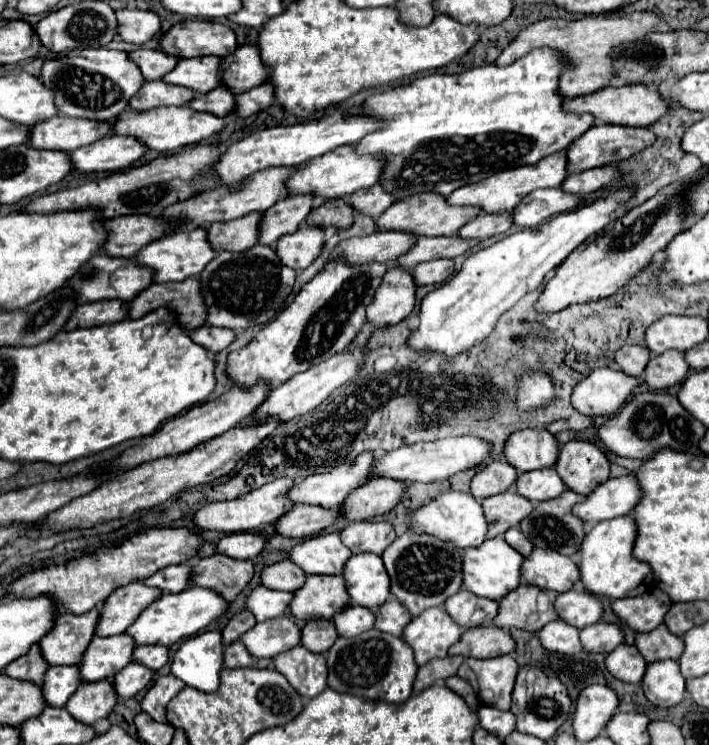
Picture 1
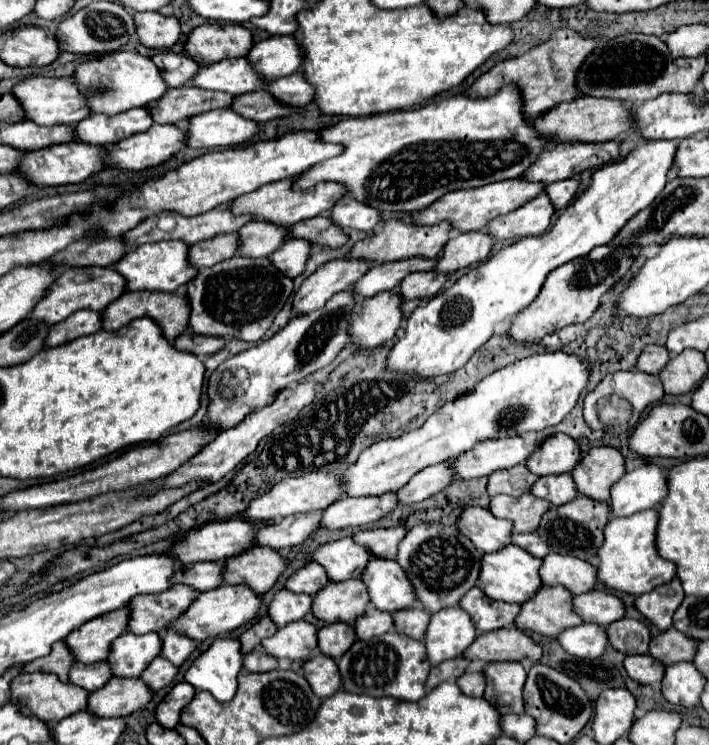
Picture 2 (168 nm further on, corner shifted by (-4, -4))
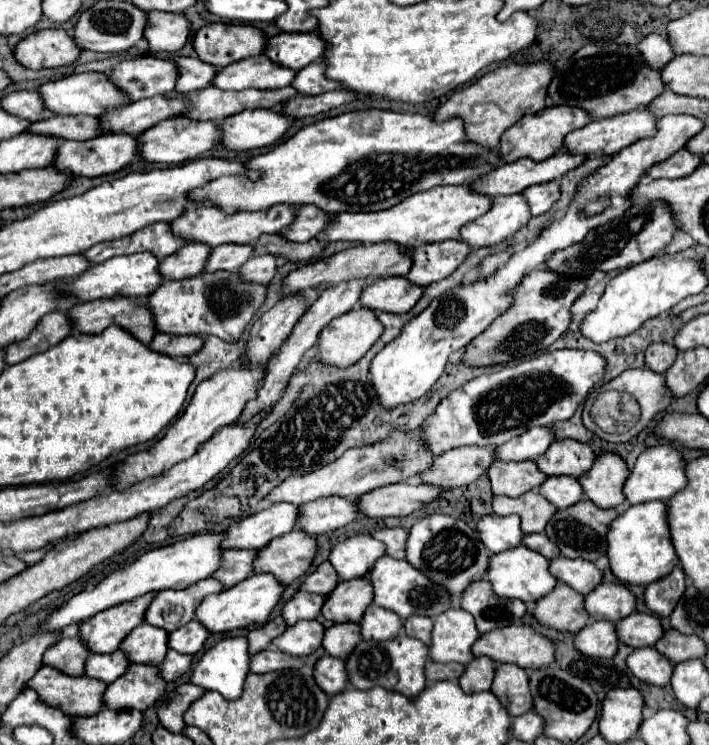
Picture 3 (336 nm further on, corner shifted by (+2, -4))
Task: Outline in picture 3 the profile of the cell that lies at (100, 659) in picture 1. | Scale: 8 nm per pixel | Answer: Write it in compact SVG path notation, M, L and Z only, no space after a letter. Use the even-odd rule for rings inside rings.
M141 624L133 628L131 634L123 640L121 650L127 652L131 662L159 666L169 650L169 634L165 628Z

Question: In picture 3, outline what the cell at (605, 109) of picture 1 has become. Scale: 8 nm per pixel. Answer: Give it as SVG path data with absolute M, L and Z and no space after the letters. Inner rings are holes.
M549 106L543 108L541 112L529 114L525 118L521 118L513 128L509 128L503 136L501 142L497 146L497 156L501 156L501 160L507 162L515 162L519 158L531 158L531 160L545 160L549 156L553 156L557 150L561 150L563 146L563 138L577 130L583 128L589 122L589 114L581 108L573 108L573 106Z

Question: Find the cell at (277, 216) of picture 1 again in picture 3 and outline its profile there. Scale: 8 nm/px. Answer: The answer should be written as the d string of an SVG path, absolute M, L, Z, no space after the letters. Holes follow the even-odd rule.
M225 244L221 248L213 248L207 262L205 262L205 270L203 272L217 272L217 270L225 270L225 272L235 272L239 270L249 258L253 256L253 248L251 246L239 246L239 244Z

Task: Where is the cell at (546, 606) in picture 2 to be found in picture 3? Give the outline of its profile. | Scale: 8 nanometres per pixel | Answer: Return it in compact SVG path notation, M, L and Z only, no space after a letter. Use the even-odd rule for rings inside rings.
M559 582L553 592L537 600L533 614L541 624L573 634L577 634L589 622L589 614L585 612L585 596L563 582Z

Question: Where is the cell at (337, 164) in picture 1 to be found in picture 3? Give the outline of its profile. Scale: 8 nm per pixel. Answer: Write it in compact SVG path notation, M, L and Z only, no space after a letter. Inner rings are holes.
M189 206L177 220L169 222L173 236L185 242L201 242L209 248L217 248L221 244L253 244L261 234L277 234L295 218L295 206L273 206L261 212L237 212L227 216L225 212L213 206Z

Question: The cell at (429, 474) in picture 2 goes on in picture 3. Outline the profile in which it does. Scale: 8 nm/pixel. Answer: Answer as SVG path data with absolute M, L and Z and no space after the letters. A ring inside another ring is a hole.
M461 446L437 456L431 470L421 474L421 482L443 486L445 490L471 484L495 462L495 446Z

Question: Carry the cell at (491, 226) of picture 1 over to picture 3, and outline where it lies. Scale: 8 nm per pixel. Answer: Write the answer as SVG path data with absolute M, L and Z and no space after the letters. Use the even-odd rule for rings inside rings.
M445 240L437 244L421 244L405 250L411 256L413 266L405 278L415 286L427 286L431 282L449 276L469 254L469 246L461 240Z

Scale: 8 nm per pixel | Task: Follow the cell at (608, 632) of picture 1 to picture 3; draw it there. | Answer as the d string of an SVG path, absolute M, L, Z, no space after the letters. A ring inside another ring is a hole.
M633 612L625 620L617 622L617 634L619 640L629 644L631 648L645 648L655 646L655 642L663 636L663 628L659 616Z

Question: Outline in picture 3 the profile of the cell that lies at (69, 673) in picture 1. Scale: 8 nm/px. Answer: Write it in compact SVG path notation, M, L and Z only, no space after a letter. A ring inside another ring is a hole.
M121 650L113 654L91 654L87 660L85 674L111 684L129 668L129 664L129 658Z

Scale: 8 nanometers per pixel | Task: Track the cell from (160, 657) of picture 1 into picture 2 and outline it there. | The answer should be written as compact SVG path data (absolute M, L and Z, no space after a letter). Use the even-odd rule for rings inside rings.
M165 632L163 634L163 646L161 646L161 656L165 660L171 660L171 664L175 666L181 666L187 656L195 650L197 642L185 638L185 636L179 636L177 632Z

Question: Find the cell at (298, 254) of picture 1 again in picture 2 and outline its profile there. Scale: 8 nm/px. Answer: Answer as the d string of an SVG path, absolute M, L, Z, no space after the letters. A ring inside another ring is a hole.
M287 240L269 258L285 276L295 278L305 272L309 254L311 244L307 244L307 240Z

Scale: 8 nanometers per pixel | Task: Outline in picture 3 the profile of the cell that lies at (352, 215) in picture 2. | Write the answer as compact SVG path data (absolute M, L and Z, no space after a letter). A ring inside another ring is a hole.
M311 204L301 206L297 208L295 220L281 232L281 236L291 242L307 242L315 238L319 232L323 232L325 224L329 224L331 218L333 218L331 214L325 214L317 206L311 206Z

